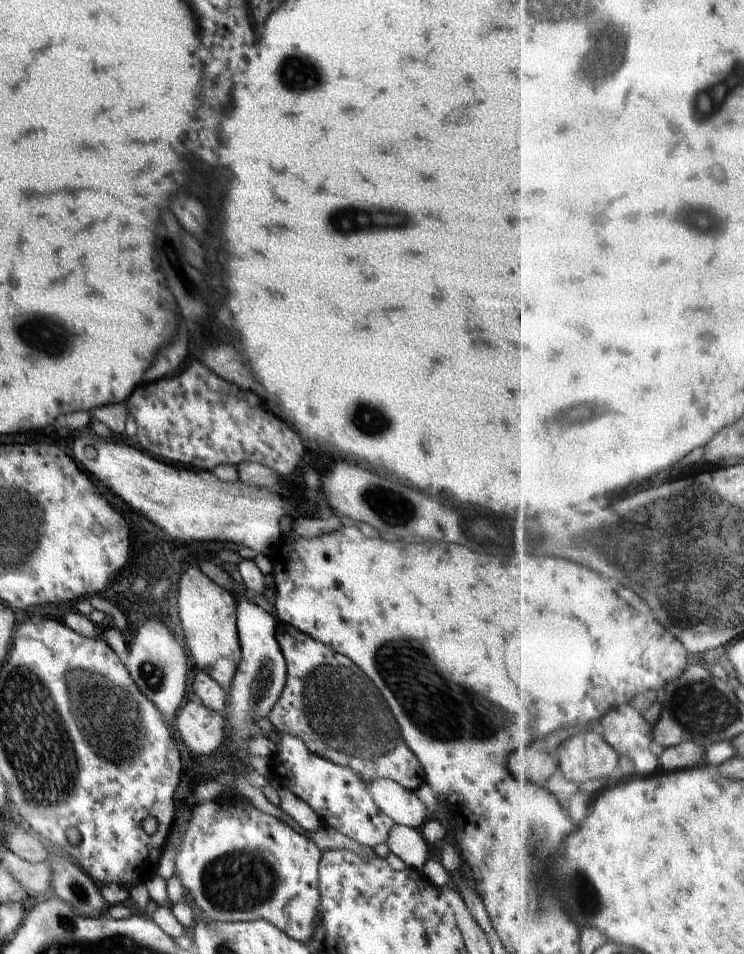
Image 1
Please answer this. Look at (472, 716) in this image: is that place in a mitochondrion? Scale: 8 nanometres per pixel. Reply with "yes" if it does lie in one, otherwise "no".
yes

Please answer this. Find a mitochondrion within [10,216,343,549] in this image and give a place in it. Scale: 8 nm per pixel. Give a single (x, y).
(54, 337)

